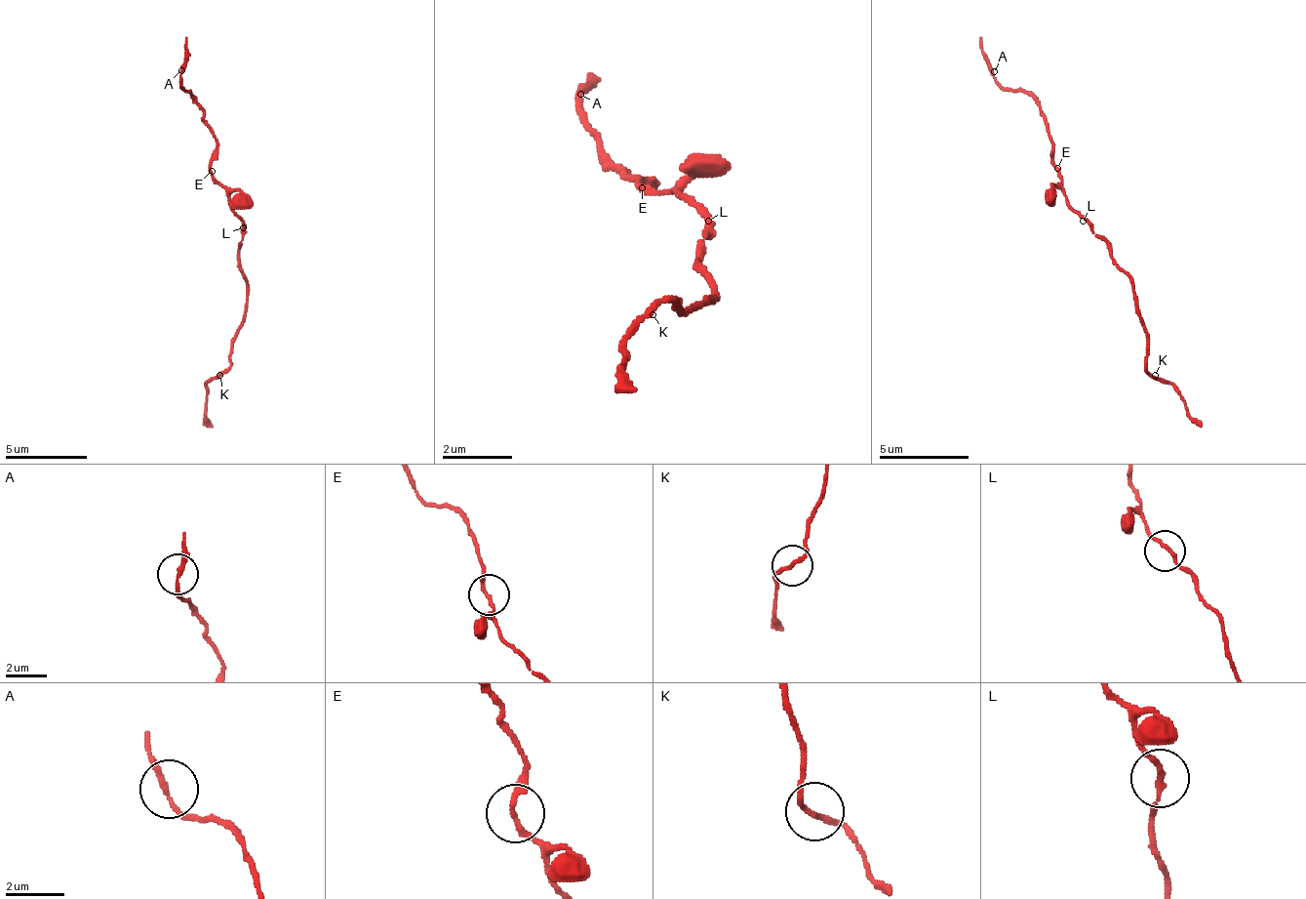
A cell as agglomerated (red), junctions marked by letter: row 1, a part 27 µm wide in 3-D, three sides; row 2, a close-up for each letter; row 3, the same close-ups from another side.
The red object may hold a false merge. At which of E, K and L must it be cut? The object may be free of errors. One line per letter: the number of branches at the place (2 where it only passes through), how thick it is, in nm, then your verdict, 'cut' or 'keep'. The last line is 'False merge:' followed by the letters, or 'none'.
E: 2 | 170 nm | keep
K: 2 | 180 nm | keep
L: 2 | 180 nm | keep
False merge: none

